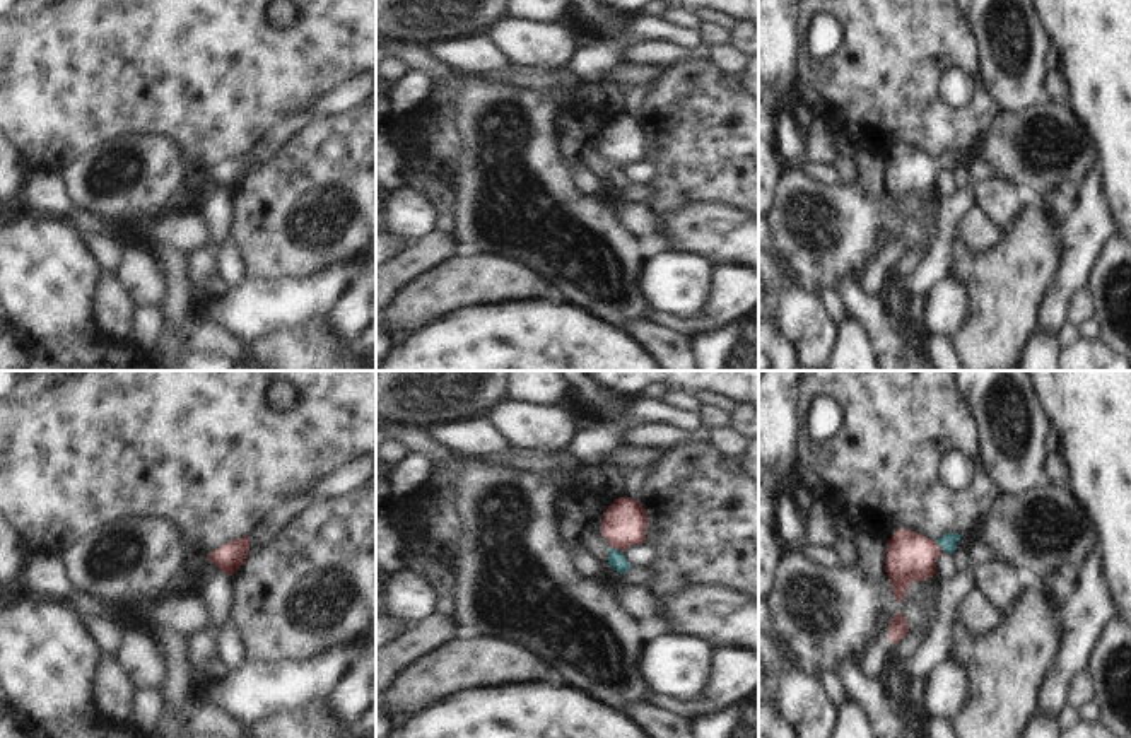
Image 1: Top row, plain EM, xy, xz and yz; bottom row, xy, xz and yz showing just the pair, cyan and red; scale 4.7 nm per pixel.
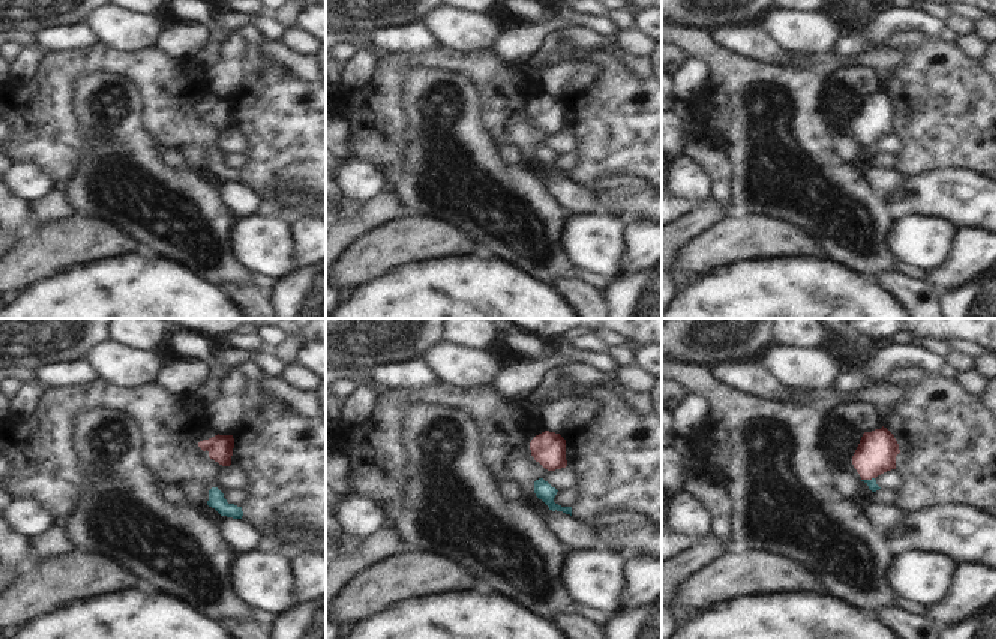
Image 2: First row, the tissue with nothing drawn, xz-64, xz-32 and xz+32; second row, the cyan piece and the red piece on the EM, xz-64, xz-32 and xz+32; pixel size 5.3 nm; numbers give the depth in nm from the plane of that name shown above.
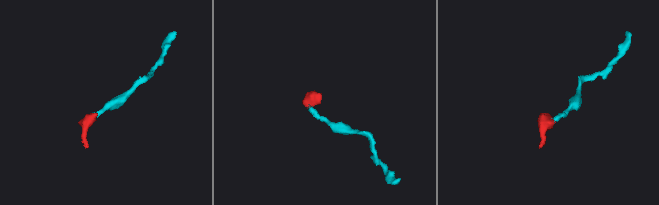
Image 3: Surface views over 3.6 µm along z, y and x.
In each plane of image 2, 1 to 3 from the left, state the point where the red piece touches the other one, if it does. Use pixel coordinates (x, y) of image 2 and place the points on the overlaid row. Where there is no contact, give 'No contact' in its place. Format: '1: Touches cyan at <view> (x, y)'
1: No contact
2: No contact
3: Touches cyan at xz+32 (868, 480).

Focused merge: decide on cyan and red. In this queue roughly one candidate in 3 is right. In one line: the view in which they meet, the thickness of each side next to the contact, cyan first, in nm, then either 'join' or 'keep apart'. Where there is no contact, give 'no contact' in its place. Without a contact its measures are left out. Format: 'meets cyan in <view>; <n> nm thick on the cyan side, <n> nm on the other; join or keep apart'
meets cyan in xz; 80 nm thick on the cyan side, 200 nm on the other; join

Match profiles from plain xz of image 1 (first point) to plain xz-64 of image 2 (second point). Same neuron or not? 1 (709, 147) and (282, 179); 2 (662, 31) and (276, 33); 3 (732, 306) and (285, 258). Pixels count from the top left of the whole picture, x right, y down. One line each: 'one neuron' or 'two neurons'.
1: one neuron
2: one neuron
3: two neurons

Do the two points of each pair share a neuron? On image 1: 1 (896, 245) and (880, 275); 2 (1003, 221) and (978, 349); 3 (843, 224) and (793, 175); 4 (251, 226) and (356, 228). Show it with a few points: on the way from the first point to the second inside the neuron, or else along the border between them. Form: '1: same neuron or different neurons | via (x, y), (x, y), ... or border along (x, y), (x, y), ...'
1: same neuron | via (894, 251), (880, 269)
2: different neurons | border along (1025, 204), (1005, 233)
3: same neuron | via (827, 221), (796, 190)
4: same neuron | via (277, 226), (327, 226), (330, 229)

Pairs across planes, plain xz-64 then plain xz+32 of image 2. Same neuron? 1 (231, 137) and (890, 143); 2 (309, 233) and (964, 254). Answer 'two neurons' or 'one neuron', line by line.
1: one neuron
2: one neuron

